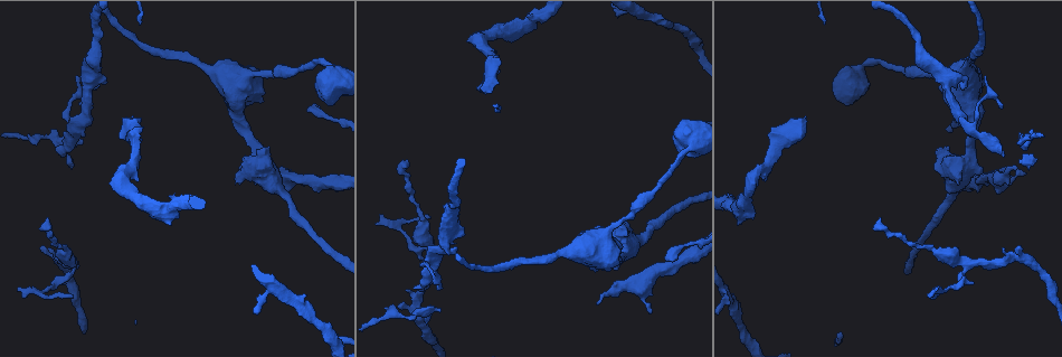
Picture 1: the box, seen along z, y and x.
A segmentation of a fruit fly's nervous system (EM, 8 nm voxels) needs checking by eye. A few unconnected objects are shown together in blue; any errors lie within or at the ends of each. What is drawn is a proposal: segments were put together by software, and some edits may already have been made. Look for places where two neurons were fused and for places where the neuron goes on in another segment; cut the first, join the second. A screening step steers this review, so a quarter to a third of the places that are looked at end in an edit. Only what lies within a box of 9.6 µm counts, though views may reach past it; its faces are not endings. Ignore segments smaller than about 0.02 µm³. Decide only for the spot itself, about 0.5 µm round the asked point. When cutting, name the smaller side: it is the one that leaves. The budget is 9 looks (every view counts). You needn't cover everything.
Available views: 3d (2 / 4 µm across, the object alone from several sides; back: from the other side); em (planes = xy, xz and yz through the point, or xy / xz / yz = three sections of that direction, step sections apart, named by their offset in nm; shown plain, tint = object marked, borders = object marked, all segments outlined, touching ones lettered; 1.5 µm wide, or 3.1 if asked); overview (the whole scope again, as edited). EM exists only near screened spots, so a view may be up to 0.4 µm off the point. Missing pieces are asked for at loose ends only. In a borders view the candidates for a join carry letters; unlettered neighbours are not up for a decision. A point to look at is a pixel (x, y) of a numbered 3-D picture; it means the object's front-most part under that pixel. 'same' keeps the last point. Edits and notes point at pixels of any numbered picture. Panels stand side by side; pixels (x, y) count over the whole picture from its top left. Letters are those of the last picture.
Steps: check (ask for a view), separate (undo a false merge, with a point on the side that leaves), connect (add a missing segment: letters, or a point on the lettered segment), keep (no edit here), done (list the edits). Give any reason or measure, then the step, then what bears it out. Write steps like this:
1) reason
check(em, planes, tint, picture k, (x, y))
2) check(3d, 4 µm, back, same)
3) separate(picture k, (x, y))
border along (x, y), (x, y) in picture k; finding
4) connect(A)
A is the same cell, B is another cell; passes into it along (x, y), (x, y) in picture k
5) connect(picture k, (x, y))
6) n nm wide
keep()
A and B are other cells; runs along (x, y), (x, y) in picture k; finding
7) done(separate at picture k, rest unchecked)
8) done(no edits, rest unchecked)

thin end
check(3d, 2 µm, picture 1, (374, 223))

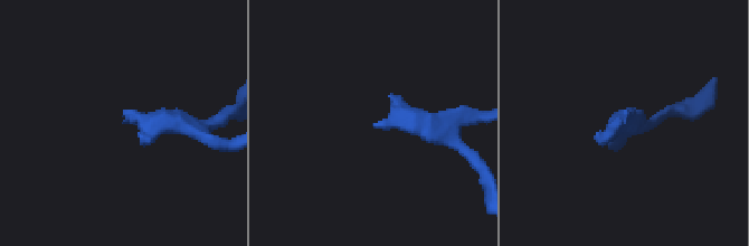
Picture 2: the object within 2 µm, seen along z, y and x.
check(em, planes, plain, picture 2, (629, 109))

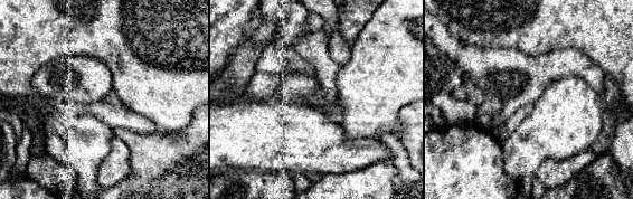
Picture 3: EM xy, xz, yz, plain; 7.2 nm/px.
check(em, planes, borders, same)

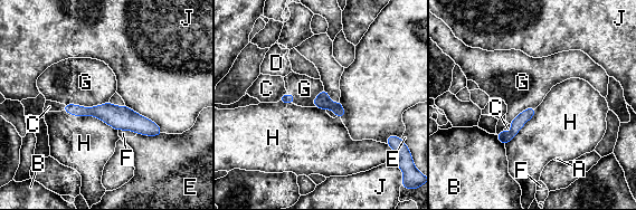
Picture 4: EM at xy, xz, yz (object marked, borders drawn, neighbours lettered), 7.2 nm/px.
connect(C)
C is the same cell, A, B, D, E, F, G, H and J are other cells; the neuron continues

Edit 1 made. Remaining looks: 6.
see it whole again
check(overview)

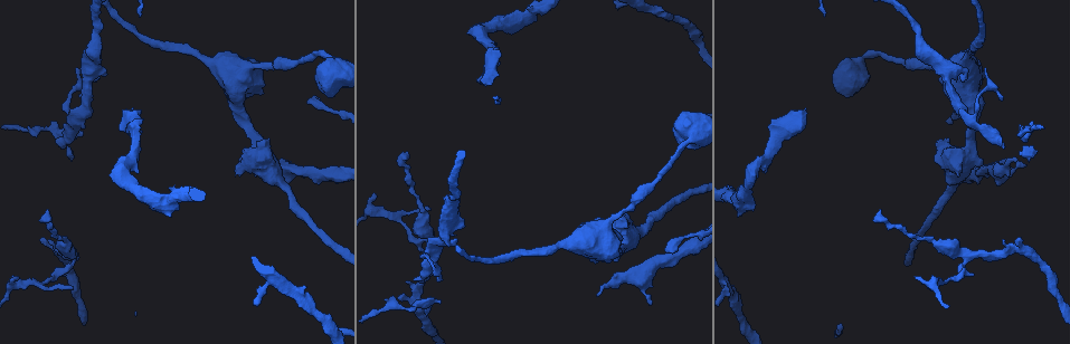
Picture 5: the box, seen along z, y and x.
long arm stops here
check(em, planes, borders, picture 5, (482, 84))

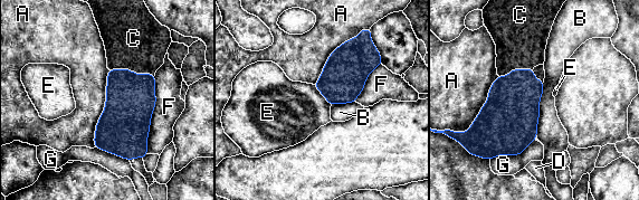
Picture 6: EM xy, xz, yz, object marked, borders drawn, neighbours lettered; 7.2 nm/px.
connect(C)
C is the same cell, A, B, D, E, F and G are other cells; passes into it along (131, 100), (131, 70), (133, 38) in picture 6; it goes on there

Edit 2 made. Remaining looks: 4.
check(overview)

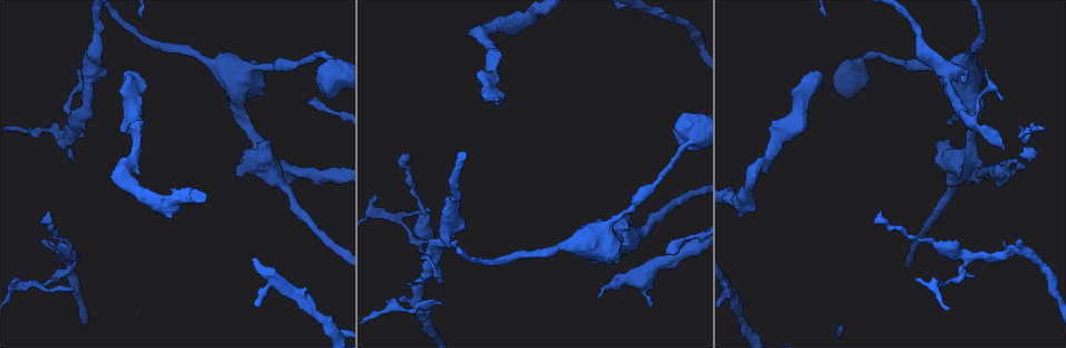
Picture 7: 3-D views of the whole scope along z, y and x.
stops while still wide
check(3d, 4 µm, picture 7, (845, 97))

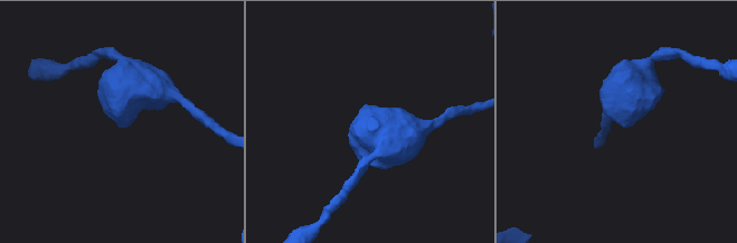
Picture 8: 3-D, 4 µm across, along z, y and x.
check(em, planes, borders, picture 8, (117, 126))

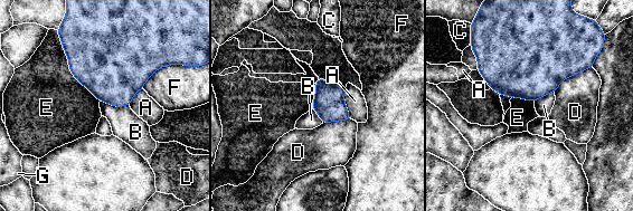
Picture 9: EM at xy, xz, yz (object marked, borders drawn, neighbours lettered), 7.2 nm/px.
220 nm wide
keep()
A, B, C, D, E, F and G are other cells; border along (60, 41), (69, 72), (100, 101) in picture 9; none of them fits

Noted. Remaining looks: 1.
done(connect at picture 4, connect at picture 6, rest unchecked)

